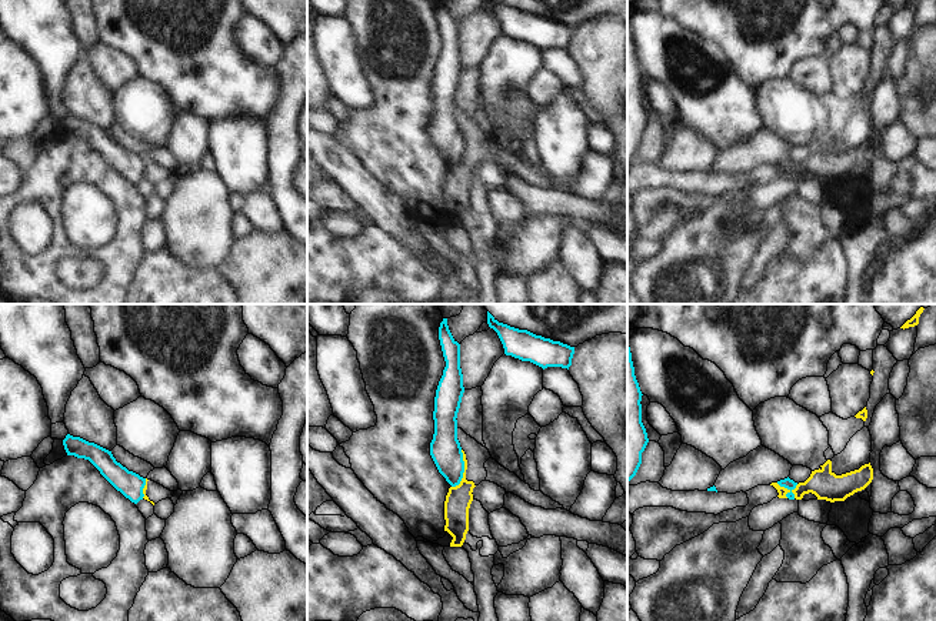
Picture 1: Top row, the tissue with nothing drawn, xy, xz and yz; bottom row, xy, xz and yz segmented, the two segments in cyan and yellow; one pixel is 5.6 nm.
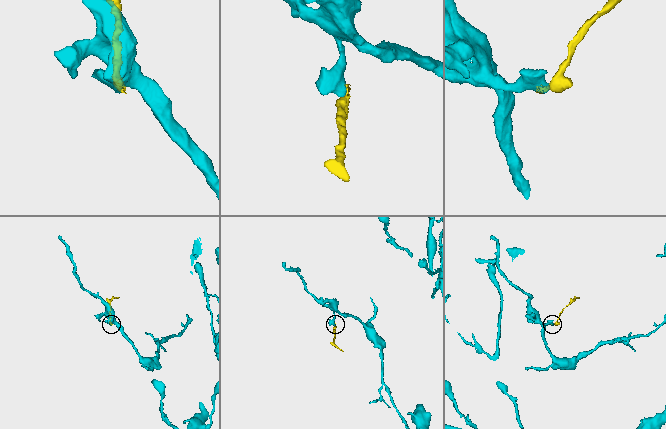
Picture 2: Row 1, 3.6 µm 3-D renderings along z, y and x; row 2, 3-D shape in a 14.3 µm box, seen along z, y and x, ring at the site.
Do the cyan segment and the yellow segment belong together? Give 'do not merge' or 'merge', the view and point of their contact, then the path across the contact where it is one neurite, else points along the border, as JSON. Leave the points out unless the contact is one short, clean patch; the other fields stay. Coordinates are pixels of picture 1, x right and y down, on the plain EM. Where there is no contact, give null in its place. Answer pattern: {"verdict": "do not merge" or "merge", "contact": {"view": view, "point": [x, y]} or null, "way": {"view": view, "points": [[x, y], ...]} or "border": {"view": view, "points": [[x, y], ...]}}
{"verdict": "do not merge", "contact": {"view": "xz", "point": [463, 150]}, "border": {"view": "xz", "points": [[460, 130], [463, 142], [462, 160], [452, 167]]}}

